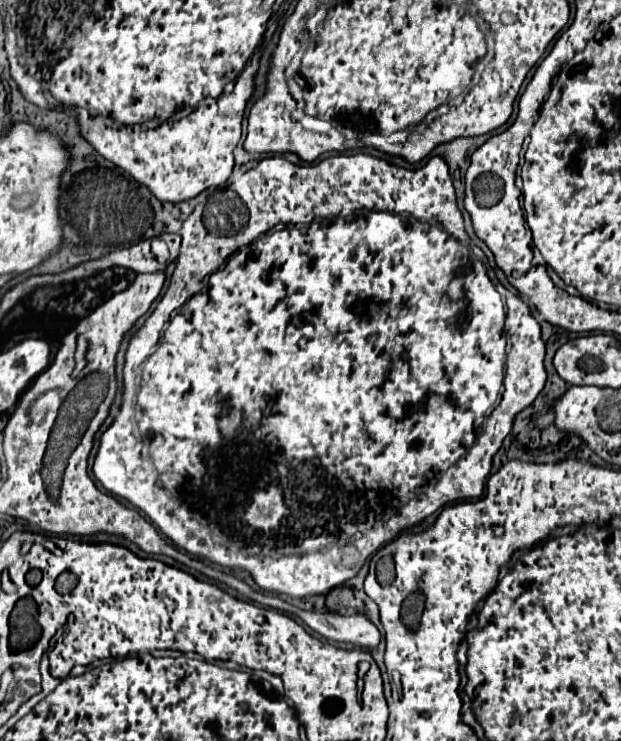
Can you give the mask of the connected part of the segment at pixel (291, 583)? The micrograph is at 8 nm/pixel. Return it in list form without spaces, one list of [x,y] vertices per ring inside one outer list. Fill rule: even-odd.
[[[336,154],[312,164],[292,164],[284,156],[262,158],[258,166],[244,172],[242,178],[214,192],[206,204],[198,204],[194,212],[184,220],[180,236],[182,246],[168,290],[154,308],[154,312],[146,318],[144,326],[136,332],[136,340],[132,340],[130,348],[126,350],[124,389],[118,416],[100,436],[100,446],[94,458],[92,472],[108,492],[128,500],[134,508],[142,510],[152,520],[152,524],[158,526],[162,534],[168,536],[178,548],[222,568],[246,570],[258,584],[258,588],[266,592],[286,594],[292,598],[324,594],[336,586],[342,586],[346,580],[354,578],[360,572],[360,568],[372,554],[386,542],[398,538],[406,530],[406,526],[418,526],[428,516],[442,510],[446,504],[478,498],[482,494],[484,480],[488,478],[492,468],[492,458],[500,450],[504,438],[512,432],[516,414],[530,406],[546,384],[544,340],[540,338],[540,324],[532,316],[530,306],[518,296],[500,290],[506,298],[504,312],[502,298],[490,282],[484,264],[476,260],[472,252],[462,244],[470,242],[470,236],[464,230],[464,216],[458,210],[448,164],[442,156],[432,156],[420,170],[406,170],[370,154]],[[418,218],[428,222],[438,220],[440,226],[422,222]],[[208,274],[212,274],[212,278],[210,282],[206,282],[206,288],[200,290],[204,276]],[[504,320],[512,344],[508,352],[508,362]]]

